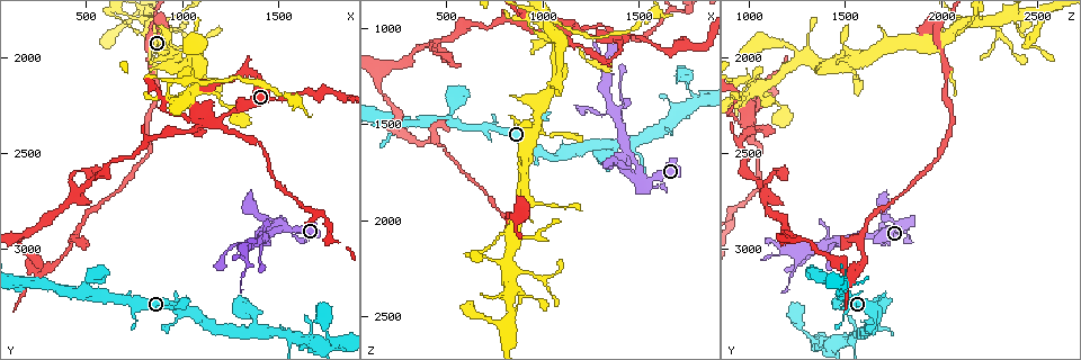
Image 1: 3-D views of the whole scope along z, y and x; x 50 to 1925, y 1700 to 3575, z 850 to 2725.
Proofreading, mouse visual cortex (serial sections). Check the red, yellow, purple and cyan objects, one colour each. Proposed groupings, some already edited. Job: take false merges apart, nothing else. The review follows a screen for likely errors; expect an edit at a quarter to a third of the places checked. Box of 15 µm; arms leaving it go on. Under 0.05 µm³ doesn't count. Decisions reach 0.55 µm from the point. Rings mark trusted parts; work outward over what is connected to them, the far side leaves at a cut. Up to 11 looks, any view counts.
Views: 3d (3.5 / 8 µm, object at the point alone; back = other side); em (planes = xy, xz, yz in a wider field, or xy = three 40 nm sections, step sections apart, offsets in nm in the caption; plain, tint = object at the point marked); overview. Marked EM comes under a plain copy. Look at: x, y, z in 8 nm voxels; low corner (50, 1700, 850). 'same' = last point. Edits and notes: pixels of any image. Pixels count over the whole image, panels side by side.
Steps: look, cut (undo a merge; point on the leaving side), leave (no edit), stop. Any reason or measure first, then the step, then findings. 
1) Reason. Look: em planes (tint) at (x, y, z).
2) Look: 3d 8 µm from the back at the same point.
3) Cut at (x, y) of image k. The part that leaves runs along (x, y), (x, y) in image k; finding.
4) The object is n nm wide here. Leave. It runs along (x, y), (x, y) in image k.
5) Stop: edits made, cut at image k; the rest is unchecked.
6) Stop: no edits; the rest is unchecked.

Four-way junction. Look: 3d 3.5 µm at (1530, 2890, 1780).

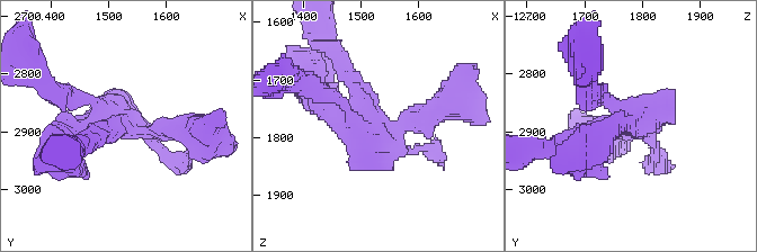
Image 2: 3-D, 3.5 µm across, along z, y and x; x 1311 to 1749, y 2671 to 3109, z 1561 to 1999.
Now the EM. Look: em xy step 1 (tint) at (1535, 2890, 1780).

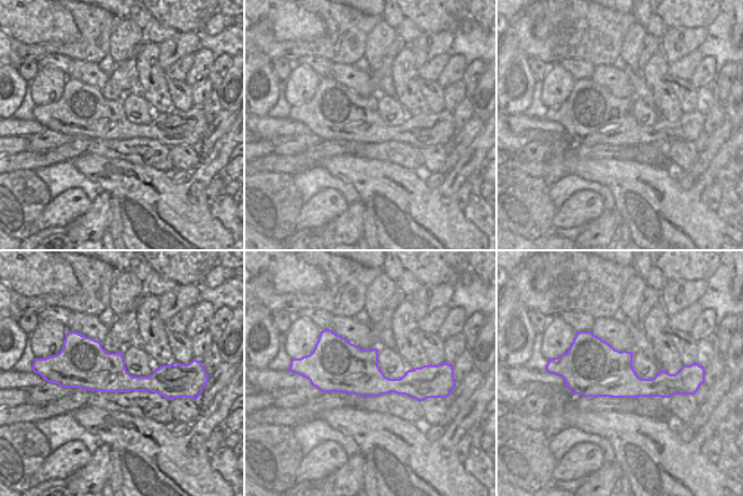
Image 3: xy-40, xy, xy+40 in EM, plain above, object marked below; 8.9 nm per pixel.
Leave. It runs along (451, 104), (381, 127), (346, 66) in image 2; all the same cell.

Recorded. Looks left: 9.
Three-way junction. Look: 3d 3.5 µm at (1070, 2120, 960).

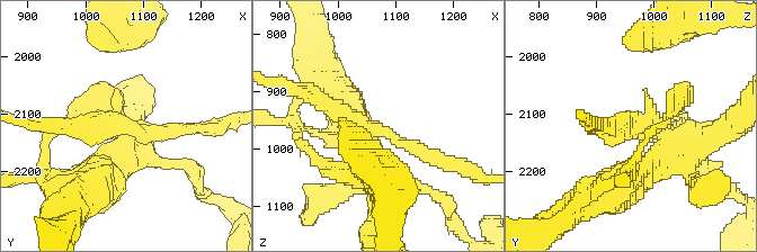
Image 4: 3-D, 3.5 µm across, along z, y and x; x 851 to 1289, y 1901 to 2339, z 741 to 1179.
3 arms meet here; the arms are 200, 250, 400 nm wide. Look: em xy step 2 (tint) at (1065, 2110, 970).

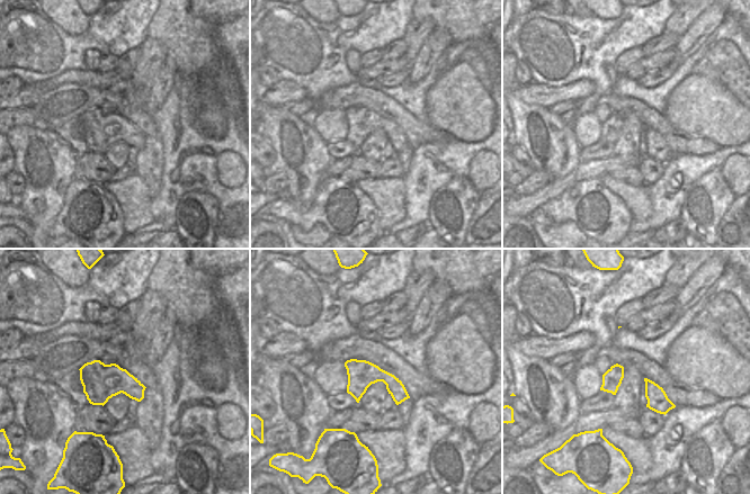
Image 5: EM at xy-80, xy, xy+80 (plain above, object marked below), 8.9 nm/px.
Look: em planes (tint) at the same point.

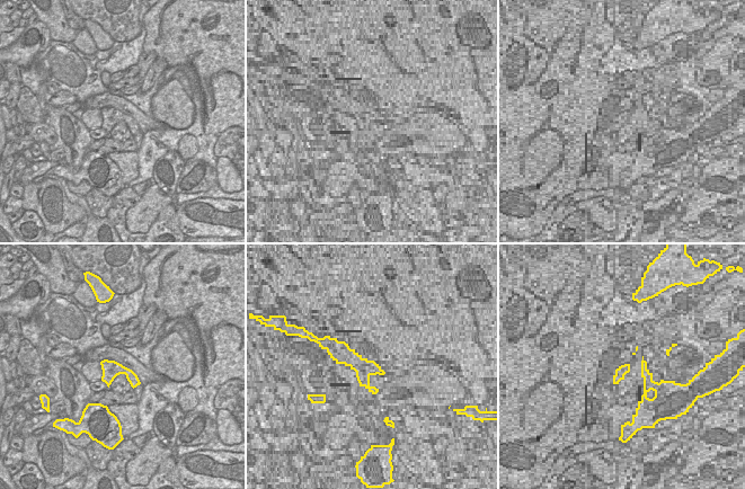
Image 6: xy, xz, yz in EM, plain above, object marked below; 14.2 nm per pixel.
Cut at (86, 127) of image 4. The part that leaves runs along (117, 117), (141, 134), (196, 127) in image 4; a second cell is stuck on.

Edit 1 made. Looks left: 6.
Sharp bend. Look: 3d 3.5 µm at (1380, 2080, 1150).

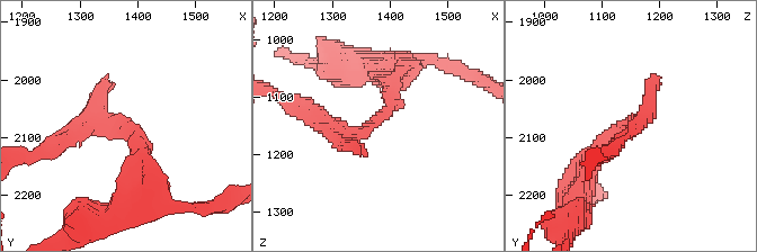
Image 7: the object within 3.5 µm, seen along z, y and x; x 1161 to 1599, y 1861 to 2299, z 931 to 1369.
Look: em xy step 2 (tint) at (1370, 2075, 1145).

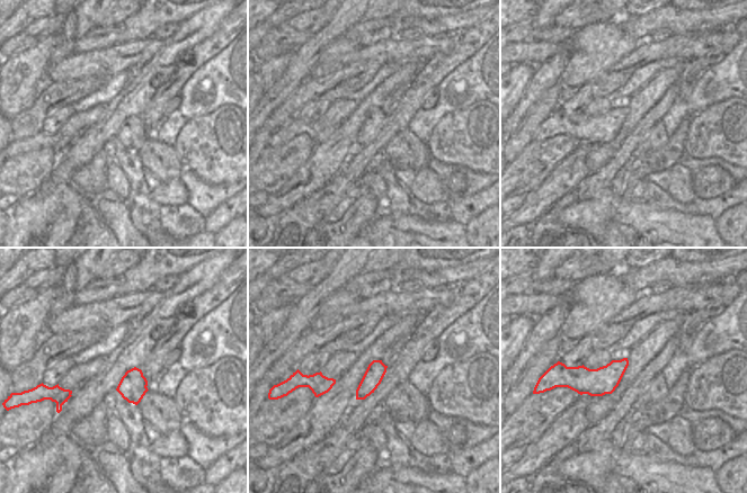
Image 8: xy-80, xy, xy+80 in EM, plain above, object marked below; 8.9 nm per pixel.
Leave. It runs along (142, 178), (139, 136), (115, 119), (60, 140) in image 7; continuous, no second cell.

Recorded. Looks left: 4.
Arms run side by side. Look: 3d 3.5 µm at (1130, 2320, 990).

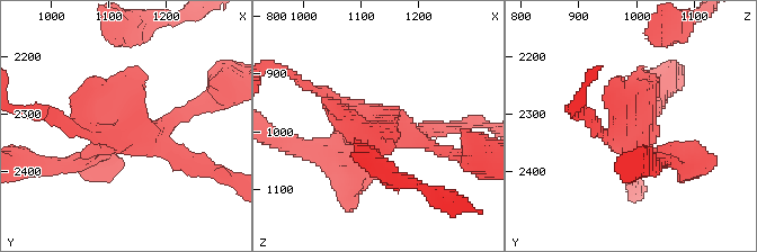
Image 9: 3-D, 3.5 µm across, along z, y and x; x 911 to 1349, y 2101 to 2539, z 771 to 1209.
Shape alone is not enough. Look: em xy step 3 (tint) at (1130, 2330, 995).

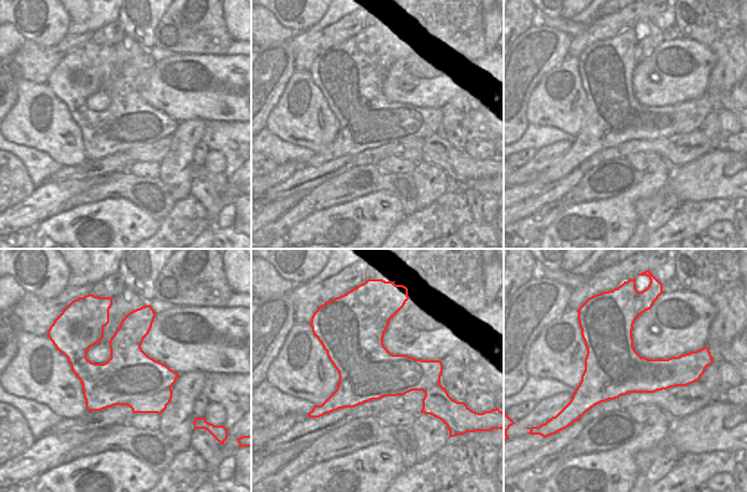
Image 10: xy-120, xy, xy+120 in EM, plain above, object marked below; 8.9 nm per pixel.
Cut at (50, 117) of image 9. The part that leaves runs along (169, 140), (234, 185) in image 9; two cells meet here.

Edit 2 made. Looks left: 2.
Sharp bend. Look: 3d 3.5 µm at (620, 2550, 960).

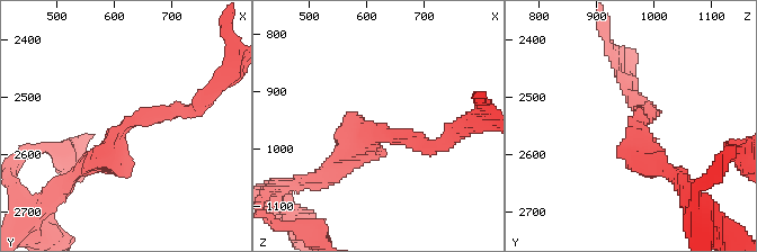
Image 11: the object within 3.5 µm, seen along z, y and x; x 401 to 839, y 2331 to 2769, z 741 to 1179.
The arms are 200, 300 nm wide; need the tissue. Look: em xy step 5 (tint) at (615, 2550, 965).

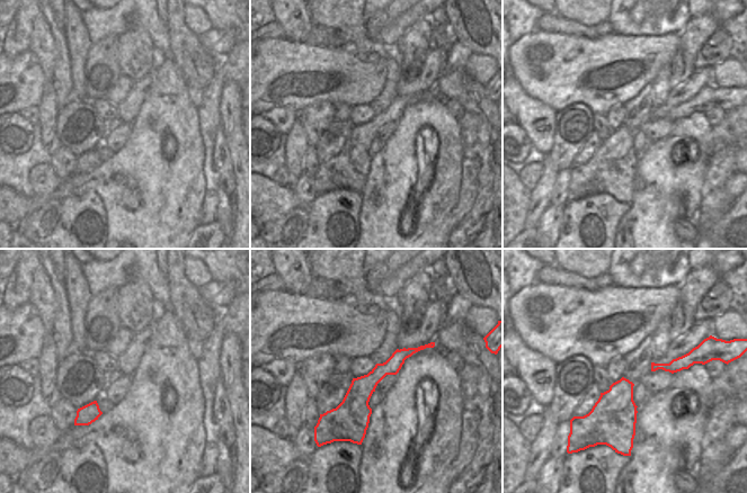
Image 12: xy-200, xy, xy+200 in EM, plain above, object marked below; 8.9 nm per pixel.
The object is 220 nm wide here. Leave. It runs along (193, 108), (127, 122), (82, 167) in image 11; continuous, no second cell.

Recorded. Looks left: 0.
Stop: edits made, cut at image 4, cut at image 9; the rest is unchecked.

